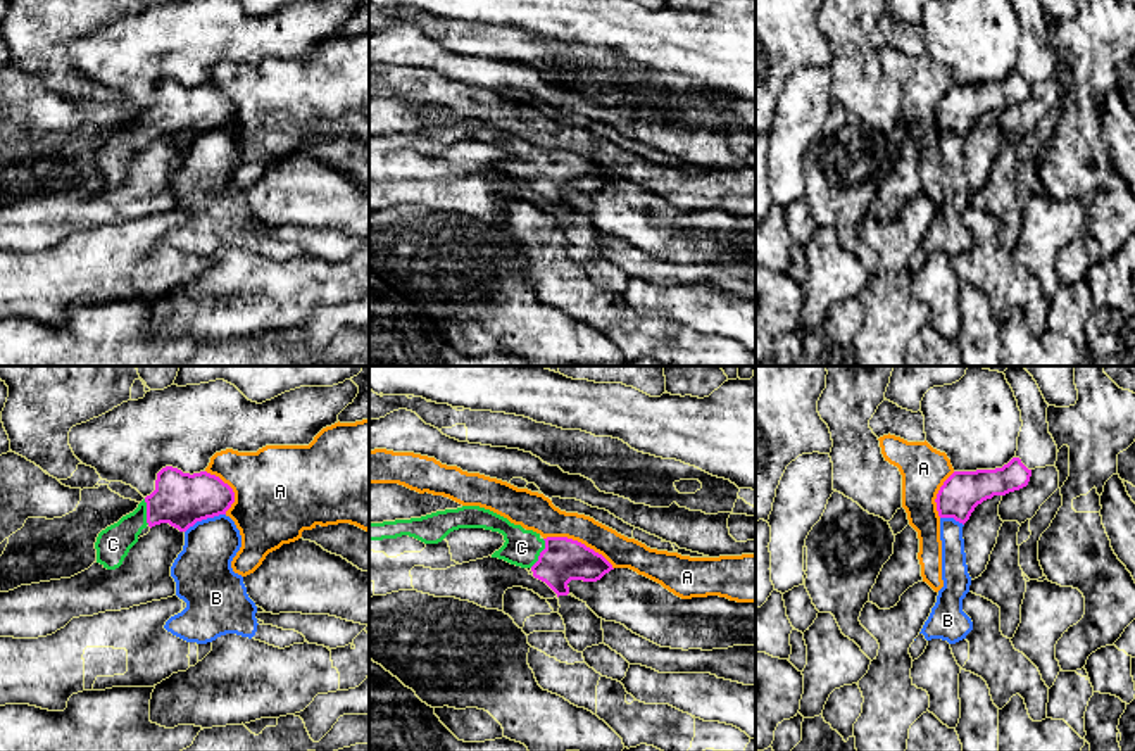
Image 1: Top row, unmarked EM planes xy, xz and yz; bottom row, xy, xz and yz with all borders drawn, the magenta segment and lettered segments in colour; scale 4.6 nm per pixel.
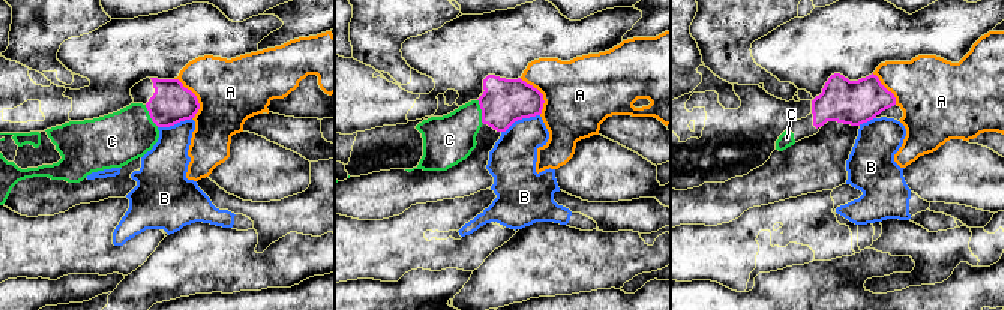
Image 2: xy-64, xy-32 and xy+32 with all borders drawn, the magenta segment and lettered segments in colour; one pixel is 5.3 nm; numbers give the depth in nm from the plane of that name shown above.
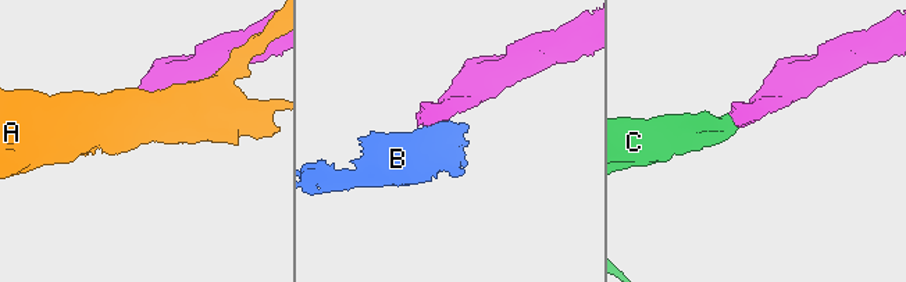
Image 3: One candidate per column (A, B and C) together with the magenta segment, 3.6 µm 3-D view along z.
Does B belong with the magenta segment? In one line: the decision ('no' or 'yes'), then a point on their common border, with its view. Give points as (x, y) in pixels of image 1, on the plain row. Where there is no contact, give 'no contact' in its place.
no; meets magenta in xy at (204, 132)

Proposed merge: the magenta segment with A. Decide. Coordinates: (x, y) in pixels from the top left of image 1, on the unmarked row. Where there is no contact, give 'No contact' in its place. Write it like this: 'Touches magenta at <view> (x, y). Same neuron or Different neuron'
Touches magenta at xz (580, 156). Different neuron

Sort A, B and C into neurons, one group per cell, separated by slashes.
A / B / C

